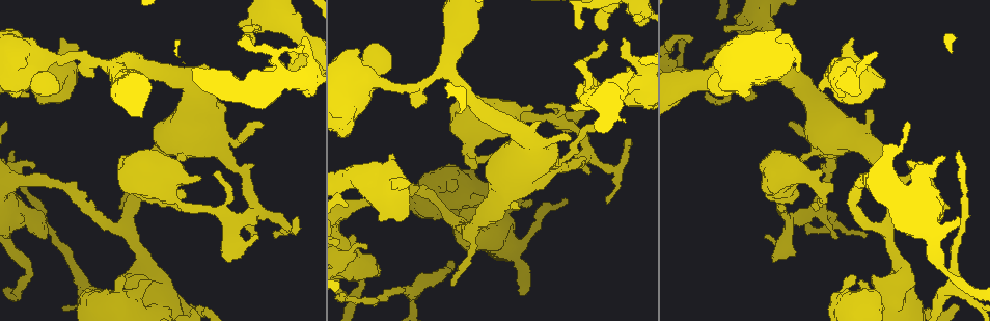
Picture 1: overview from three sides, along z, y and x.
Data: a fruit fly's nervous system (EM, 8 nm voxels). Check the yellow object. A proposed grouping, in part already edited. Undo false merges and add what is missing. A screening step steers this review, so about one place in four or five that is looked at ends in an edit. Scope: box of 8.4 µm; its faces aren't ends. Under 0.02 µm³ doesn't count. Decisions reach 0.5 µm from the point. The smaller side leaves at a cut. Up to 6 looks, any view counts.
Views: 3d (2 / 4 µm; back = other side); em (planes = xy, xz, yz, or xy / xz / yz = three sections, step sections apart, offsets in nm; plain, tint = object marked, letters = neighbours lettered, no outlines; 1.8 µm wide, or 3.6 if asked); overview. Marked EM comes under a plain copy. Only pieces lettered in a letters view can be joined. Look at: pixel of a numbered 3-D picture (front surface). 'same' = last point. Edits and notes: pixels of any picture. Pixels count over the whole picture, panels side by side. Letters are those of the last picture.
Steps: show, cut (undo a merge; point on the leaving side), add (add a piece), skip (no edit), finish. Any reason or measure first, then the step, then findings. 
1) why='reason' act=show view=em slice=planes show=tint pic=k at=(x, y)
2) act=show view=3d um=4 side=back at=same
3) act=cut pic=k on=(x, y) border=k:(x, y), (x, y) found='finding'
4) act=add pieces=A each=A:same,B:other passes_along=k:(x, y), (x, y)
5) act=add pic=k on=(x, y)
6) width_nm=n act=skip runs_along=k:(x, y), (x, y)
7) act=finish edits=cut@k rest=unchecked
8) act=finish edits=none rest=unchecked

why='an open end' act=show view=em slice=xz step=8 show=letters pic=1 at=(774, 261)

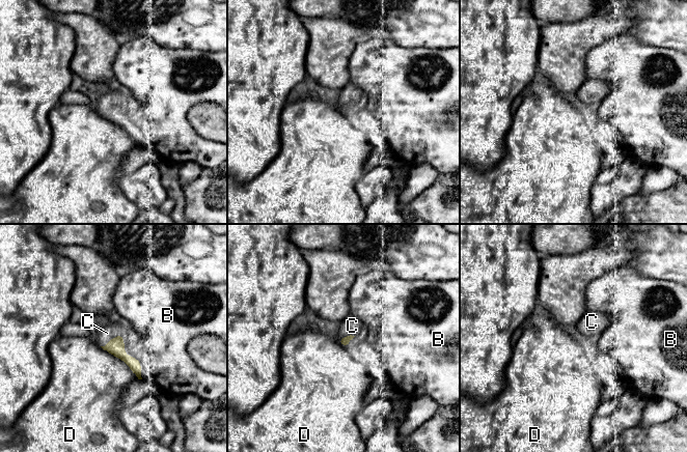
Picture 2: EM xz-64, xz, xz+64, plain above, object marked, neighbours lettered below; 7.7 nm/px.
longest_contact=D:400nm act=add pieces=C each=B:other,C:same,D:other found='it goes on there'

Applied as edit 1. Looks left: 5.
why='stops while still wide' act=show view=3d um=4 side=back pic=1 at=(442, 186)

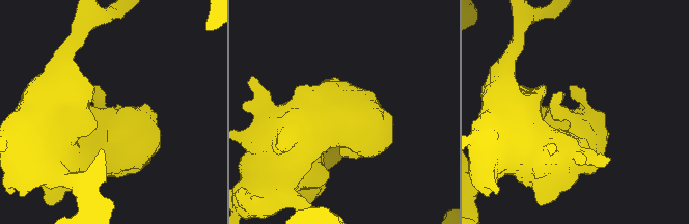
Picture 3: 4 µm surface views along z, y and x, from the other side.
why='shape alone is not enough' act=show view=em um=3.6 slice=yz step=4 show=letters pic=3 at=(116, 106)

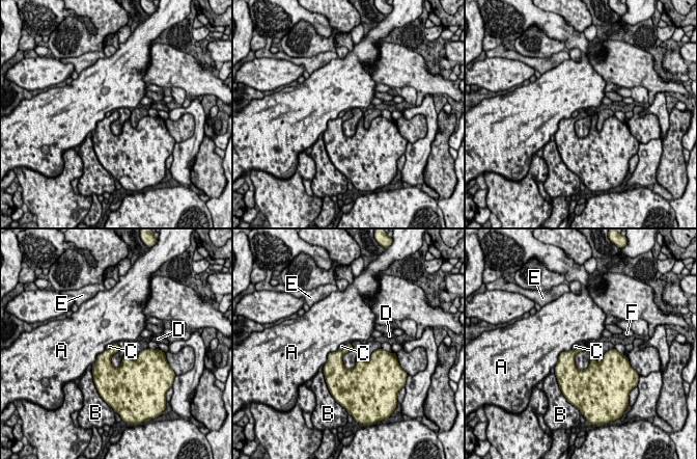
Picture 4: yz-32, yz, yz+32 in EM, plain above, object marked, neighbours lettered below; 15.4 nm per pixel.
act=skip each=A:other,B:other,C:other,D:other,E:other,F:other found='none of them fits'

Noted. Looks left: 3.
why='sharp bend' act=show view=3d um=4 pic=1 at=(605, 14)

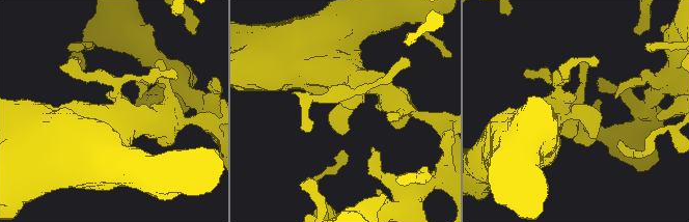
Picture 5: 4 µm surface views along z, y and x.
act=show view=em slice=yz step=16 show=tint pic=5 at=(576, 108)

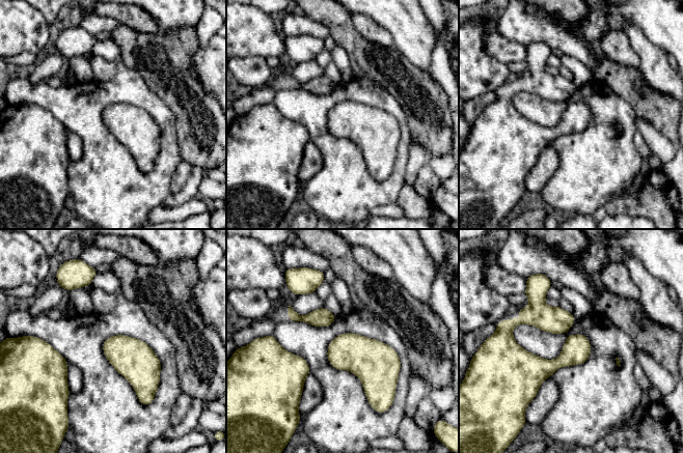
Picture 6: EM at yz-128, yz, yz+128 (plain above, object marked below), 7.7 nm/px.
act=show view=em slice=planes show=letters at=same

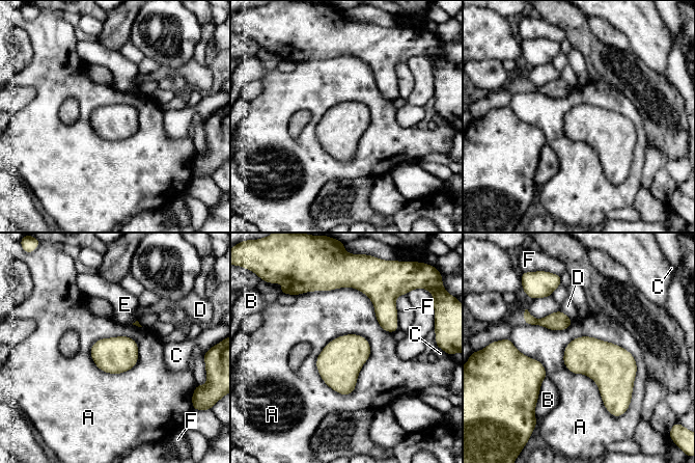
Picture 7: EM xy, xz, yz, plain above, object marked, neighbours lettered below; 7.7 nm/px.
act=skip each=A:other,B:other,C:other,D:other,E:other,F:other border=7:(574, 337), (563, 364), (611, 413) found='all the same neuron'

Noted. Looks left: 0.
act=finish edits=add@2 rest=unchecked

